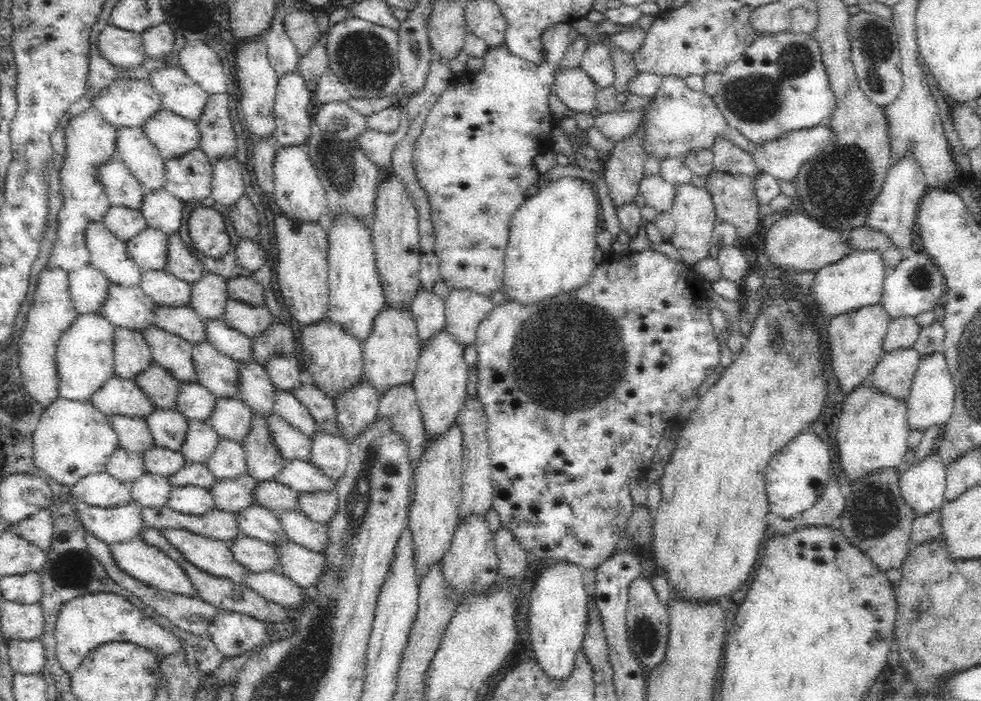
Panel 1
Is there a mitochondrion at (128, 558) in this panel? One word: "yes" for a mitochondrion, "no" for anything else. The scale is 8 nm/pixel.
no

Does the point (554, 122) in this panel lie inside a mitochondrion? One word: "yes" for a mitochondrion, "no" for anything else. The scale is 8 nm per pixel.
no

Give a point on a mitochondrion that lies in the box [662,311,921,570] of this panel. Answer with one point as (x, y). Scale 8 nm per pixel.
(876, 516)

